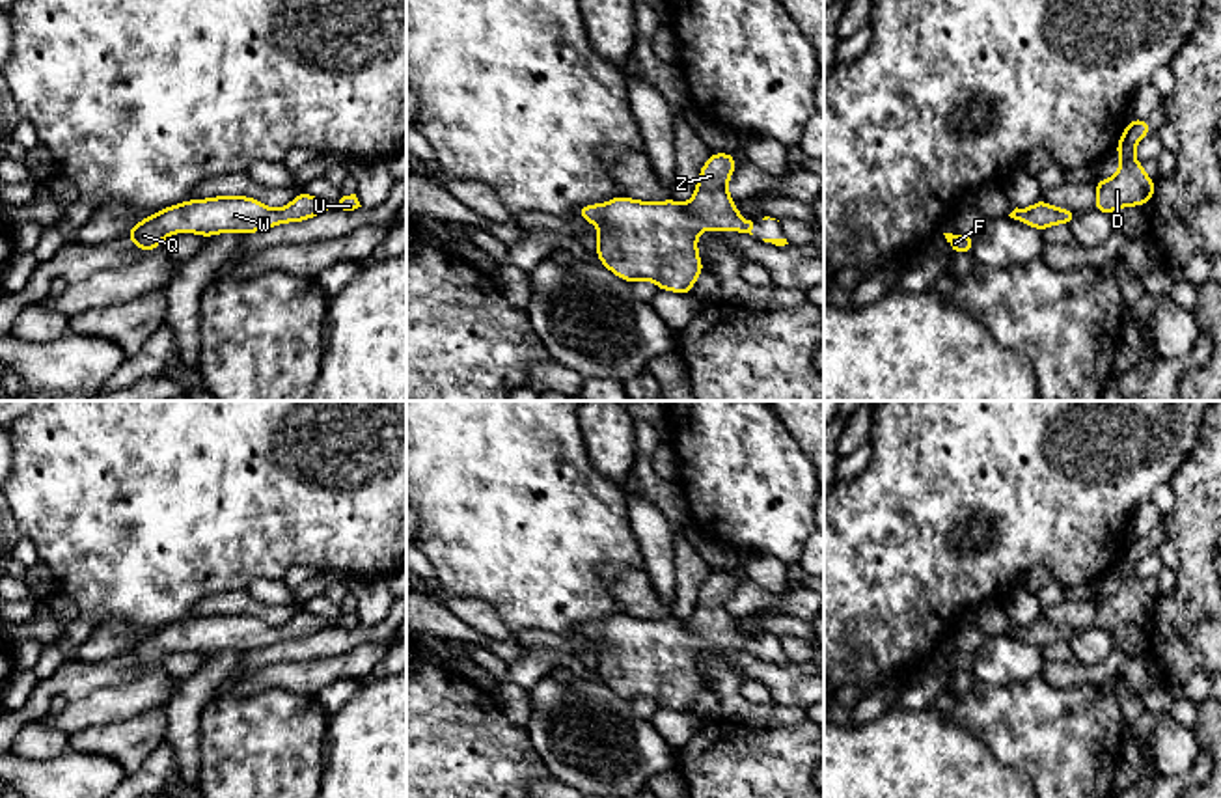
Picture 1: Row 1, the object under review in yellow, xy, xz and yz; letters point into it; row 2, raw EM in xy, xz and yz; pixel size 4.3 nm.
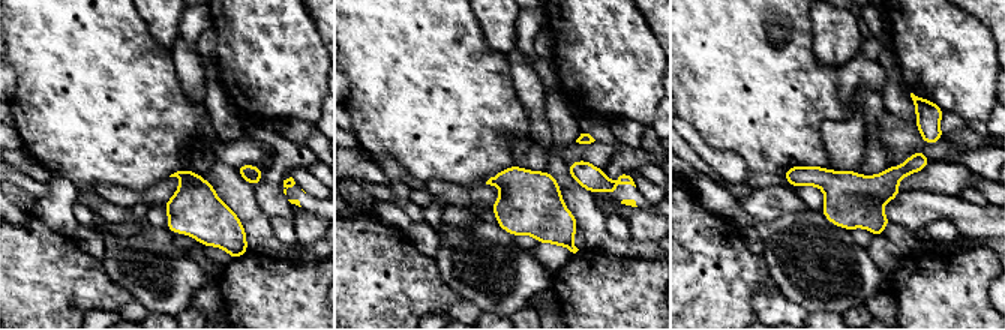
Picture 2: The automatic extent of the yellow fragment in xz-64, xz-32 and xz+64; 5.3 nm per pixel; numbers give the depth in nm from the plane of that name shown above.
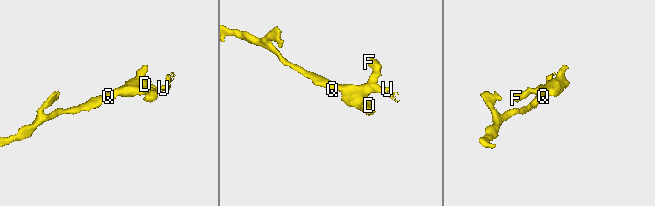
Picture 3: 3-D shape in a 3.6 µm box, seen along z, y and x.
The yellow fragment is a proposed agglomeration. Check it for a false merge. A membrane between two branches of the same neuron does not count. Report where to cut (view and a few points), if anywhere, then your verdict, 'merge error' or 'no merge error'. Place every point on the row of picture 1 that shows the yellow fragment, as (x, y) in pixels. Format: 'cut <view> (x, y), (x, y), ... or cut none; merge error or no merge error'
cut none; no merge error

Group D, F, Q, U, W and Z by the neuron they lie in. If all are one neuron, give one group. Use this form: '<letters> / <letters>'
D F Q U W Z

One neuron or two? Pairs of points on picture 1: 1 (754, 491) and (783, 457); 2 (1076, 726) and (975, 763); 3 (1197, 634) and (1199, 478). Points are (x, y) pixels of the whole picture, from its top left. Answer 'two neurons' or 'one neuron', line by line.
1: one neuron
2: two neurons
3: one neuron

